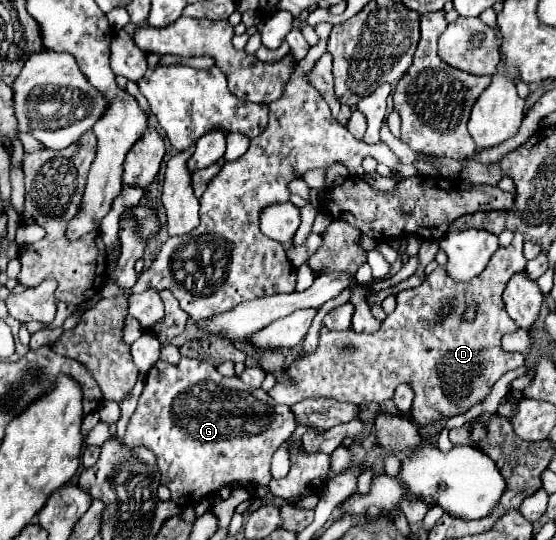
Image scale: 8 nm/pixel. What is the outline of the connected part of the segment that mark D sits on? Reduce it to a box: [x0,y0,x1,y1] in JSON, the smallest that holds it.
[267,232,523,426]

